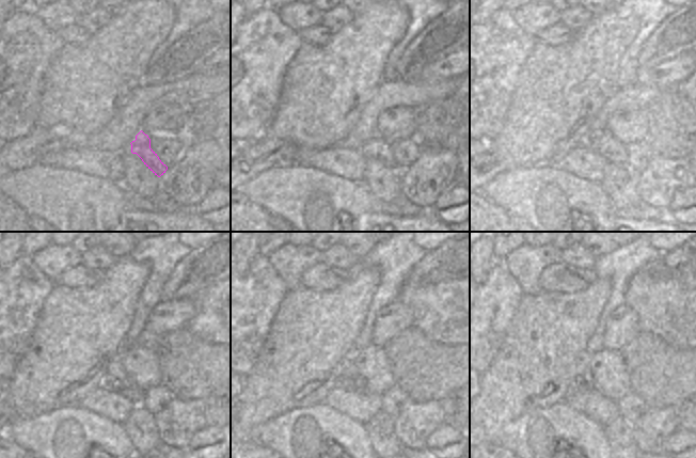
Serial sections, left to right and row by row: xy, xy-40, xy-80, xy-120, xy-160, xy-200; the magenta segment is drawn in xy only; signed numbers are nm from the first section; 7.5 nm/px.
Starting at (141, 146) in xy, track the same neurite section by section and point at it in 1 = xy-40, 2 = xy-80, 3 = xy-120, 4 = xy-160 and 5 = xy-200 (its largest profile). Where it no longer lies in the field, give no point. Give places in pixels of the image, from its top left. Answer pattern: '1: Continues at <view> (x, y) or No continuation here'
1: Continues at xy-40 (376, 148)
2: Continues at xy-80 (611, 148)
3: Continues at xy-120 (115, 377)
4: Continues at xy-160 (348, 377)
5: Continues at xy-200 (582, 381)

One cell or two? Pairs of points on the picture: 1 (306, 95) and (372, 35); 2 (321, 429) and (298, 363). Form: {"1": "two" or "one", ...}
{"1": "one", "2": "two"}

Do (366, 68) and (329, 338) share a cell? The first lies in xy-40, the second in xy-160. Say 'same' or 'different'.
same

